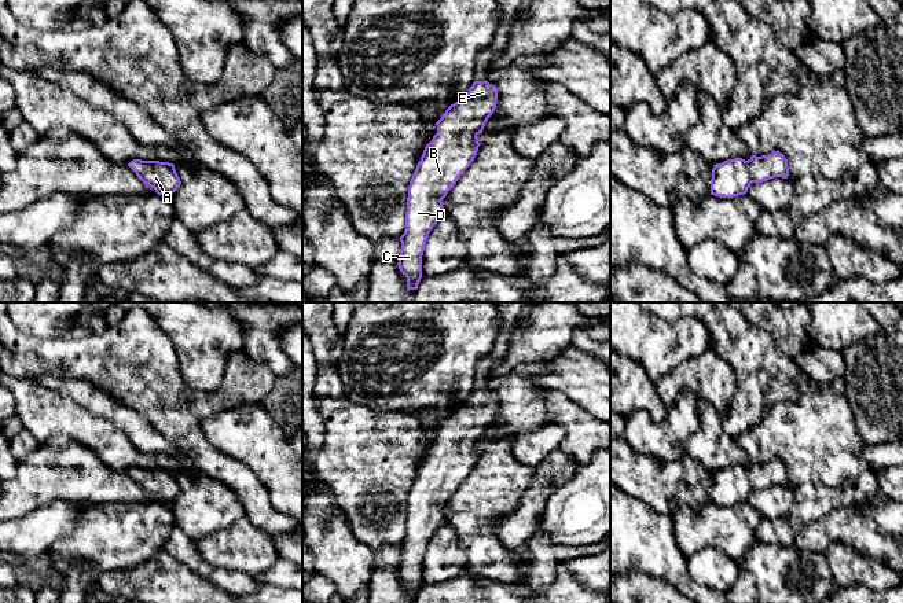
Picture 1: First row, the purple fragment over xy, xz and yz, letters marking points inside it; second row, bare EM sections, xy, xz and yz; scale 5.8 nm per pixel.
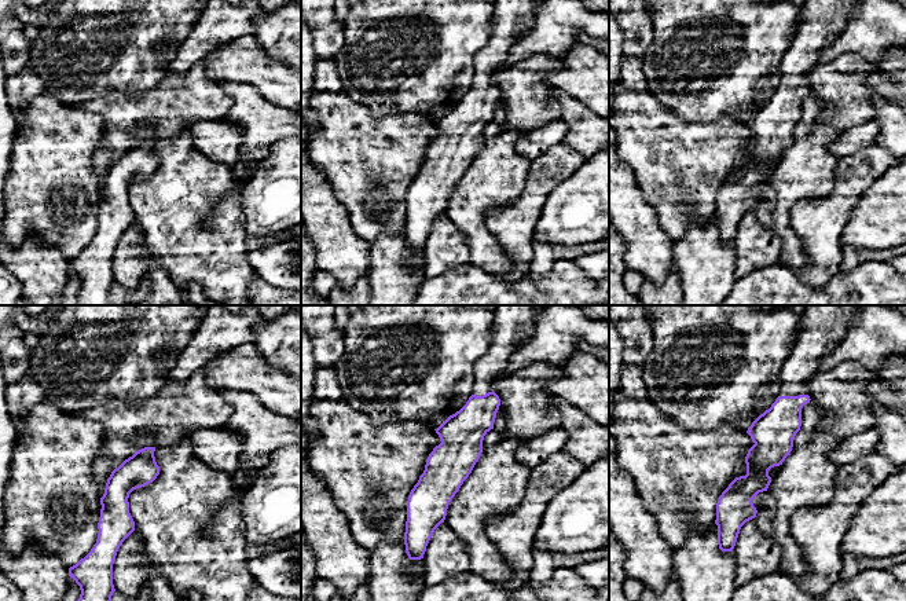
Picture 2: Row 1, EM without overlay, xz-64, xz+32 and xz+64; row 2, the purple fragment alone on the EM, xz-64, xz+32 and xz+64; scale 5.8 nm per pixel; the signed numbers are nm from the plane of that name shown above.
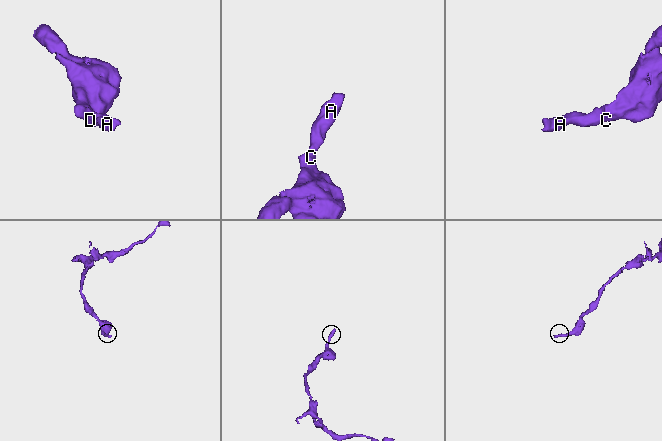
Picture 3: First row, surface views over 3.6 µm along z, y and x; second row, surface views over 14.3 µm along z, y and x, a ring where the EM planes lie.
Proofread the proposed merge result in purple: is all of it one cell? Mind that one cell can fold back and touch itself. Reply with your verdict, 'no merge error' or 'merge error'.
no merge error

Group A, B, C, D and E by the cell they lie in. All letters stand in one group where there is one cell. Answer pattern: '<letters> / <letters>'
A B C D E

